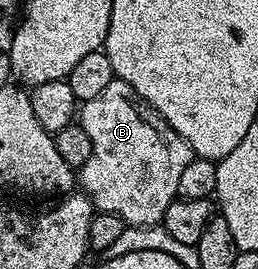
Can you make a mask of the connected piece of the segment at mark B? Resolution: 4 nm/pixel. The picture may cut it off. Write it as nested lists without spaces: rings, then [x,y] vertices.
[[[116,77],[110,81],[108,88],[102,89],[95,98],[81,103],[80,125],[84,128],[84,132],[88,132],[88,140],[92,140],[92,154],[88,156],[88,162],[77,171],[76,178],[80,183],[81,193],[85,194],[86,197],[90,199],[95,211],[115,214],[126,226],[159,225],[164,216],[164,212],[168,212],[168,204],[172,204],[174,199],[178,197],[180,176],[184,173],[184,168],[188,168],[188,164],[196,156],[194,150],[150,107],[149,104],[147,104],[147,102],[143,102],[142,99],[138,97],[137,92],[135,92],[132,87],[124,80],[120,80]]]

